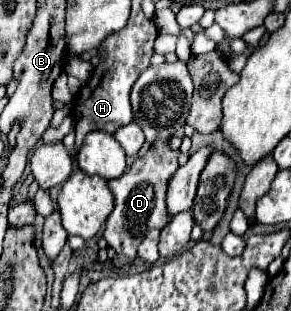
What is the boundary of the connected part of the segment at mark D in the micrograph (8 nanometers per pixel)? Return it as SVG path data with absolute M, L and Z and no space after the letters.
M157 140L155 144L151 144L149 152L143 158L137 158L123 176L109 180L109 188L115 196L115 208L105 222L103 238L115 250L115 258L111 260L113 266L131 264L137 256L137 248L143 242L143 238L153 228L161 230L167 226L169 216L165 216L165 190L171 176L179 168L177 158L179 150L171 150L169 140Z

